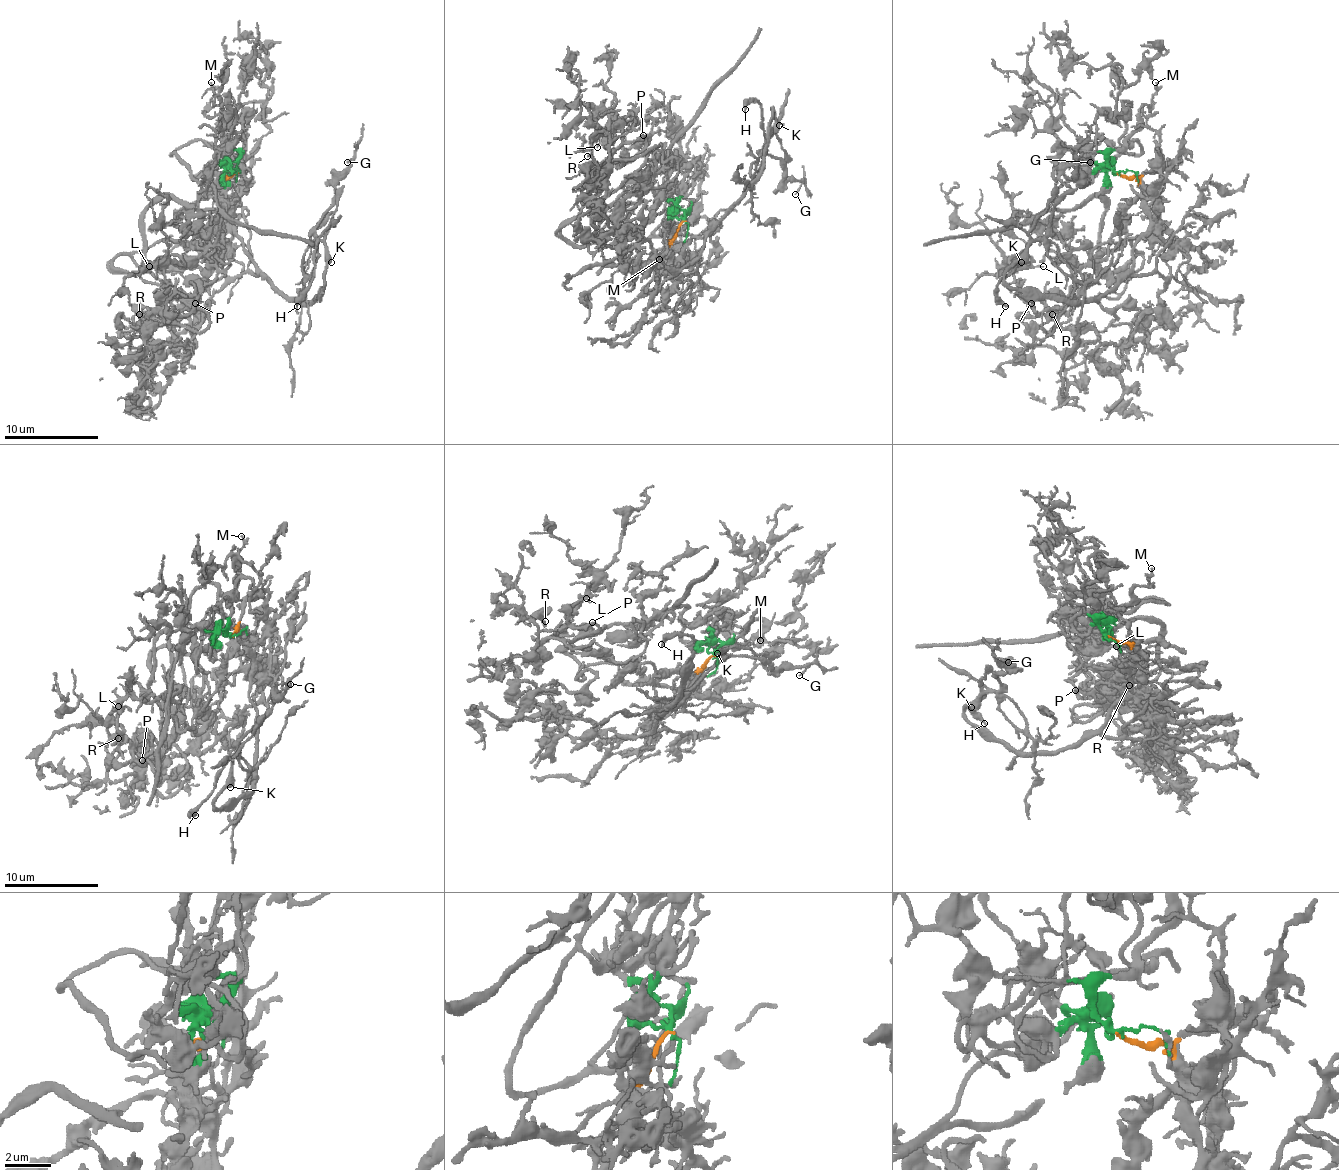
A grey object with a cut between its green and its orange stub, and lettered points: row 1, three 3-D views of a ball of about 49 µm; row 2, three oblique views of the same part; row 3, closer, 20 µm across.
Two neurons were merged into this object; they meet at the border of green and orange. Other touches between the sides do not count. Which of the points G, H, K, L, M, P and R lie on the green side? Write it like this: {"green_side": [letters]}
{"green_side": ["L", "M", "P", "R"]}

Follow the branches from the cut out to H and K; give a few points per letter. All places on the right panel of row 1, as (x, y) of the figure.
H: (1116, 173), (1147, 194), (1149, 232), (1133, 267), (1083, 300), (1034, 241), (997, 286), (1006, 307)
K: (1116, 173), (1147, 194), (1149, 232), (1111, 288), (1079, 297), (1041, 241), (1020, 262)

